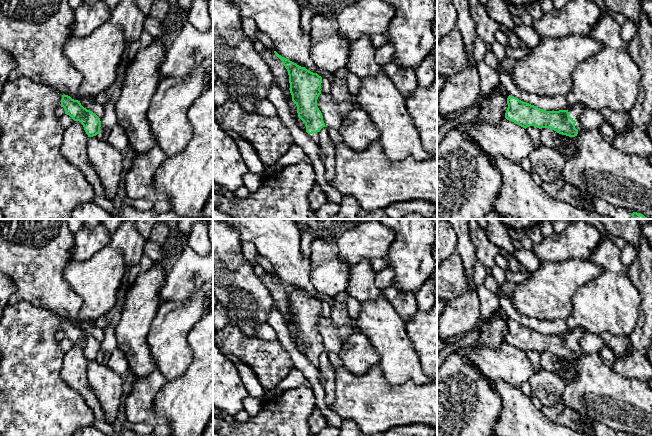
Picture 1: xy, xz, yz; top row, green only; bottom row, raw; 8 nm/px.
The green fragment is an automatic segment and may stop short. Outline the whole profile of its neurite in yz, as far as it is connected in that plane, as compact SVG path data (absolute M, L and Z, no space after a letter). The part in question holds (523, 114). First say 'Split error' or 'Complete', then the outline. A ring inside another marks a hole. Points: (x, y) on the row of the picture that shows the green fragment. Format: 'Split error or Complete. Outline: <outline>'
Split error. Outline: M509 95L507 98L507 104L508 108L505 113L505 118L525 129L530 126L534 126L539 129L550 128L559 134L569 137L575 137L580 130L585 129L580 122L581 114L585 110L581 104L569 105L565 110L546 111L527 102L523 102L511 95Z

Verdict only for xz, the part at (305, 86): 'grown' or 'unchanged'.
grown

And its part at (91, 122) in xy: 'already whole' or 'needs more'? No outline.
already whole

